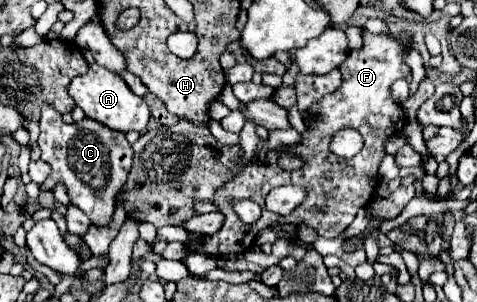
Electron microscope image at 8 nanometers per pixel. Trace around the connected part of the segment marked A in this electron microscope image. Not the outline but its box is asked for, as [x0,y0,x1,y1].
[68,64,150,132]

